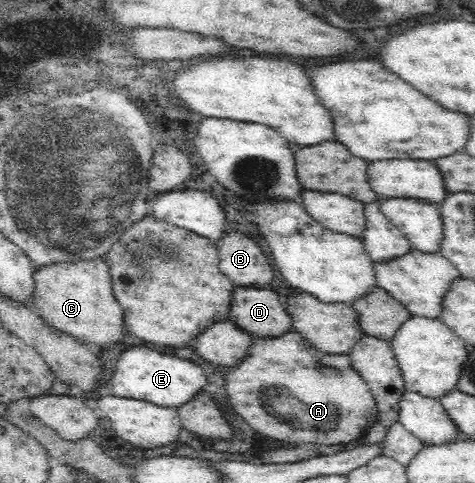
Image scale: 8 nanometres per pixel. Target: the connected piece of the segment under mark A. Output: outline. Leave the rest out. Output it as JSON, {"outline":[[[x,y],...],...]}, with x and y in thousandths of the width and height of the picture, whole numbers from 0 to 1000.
{"outline":[[[617,681],[592,698],[533,696],[528,716],[497,752],[499,762],[482,760],[474,805],[491,851],[558,905],[587,913],[638,913],[646,921],[737,923],[758,913],[773,888],[789,878],[796,859],[779,805],[737,762],[737,752],[731,733],[680,731]]]}

